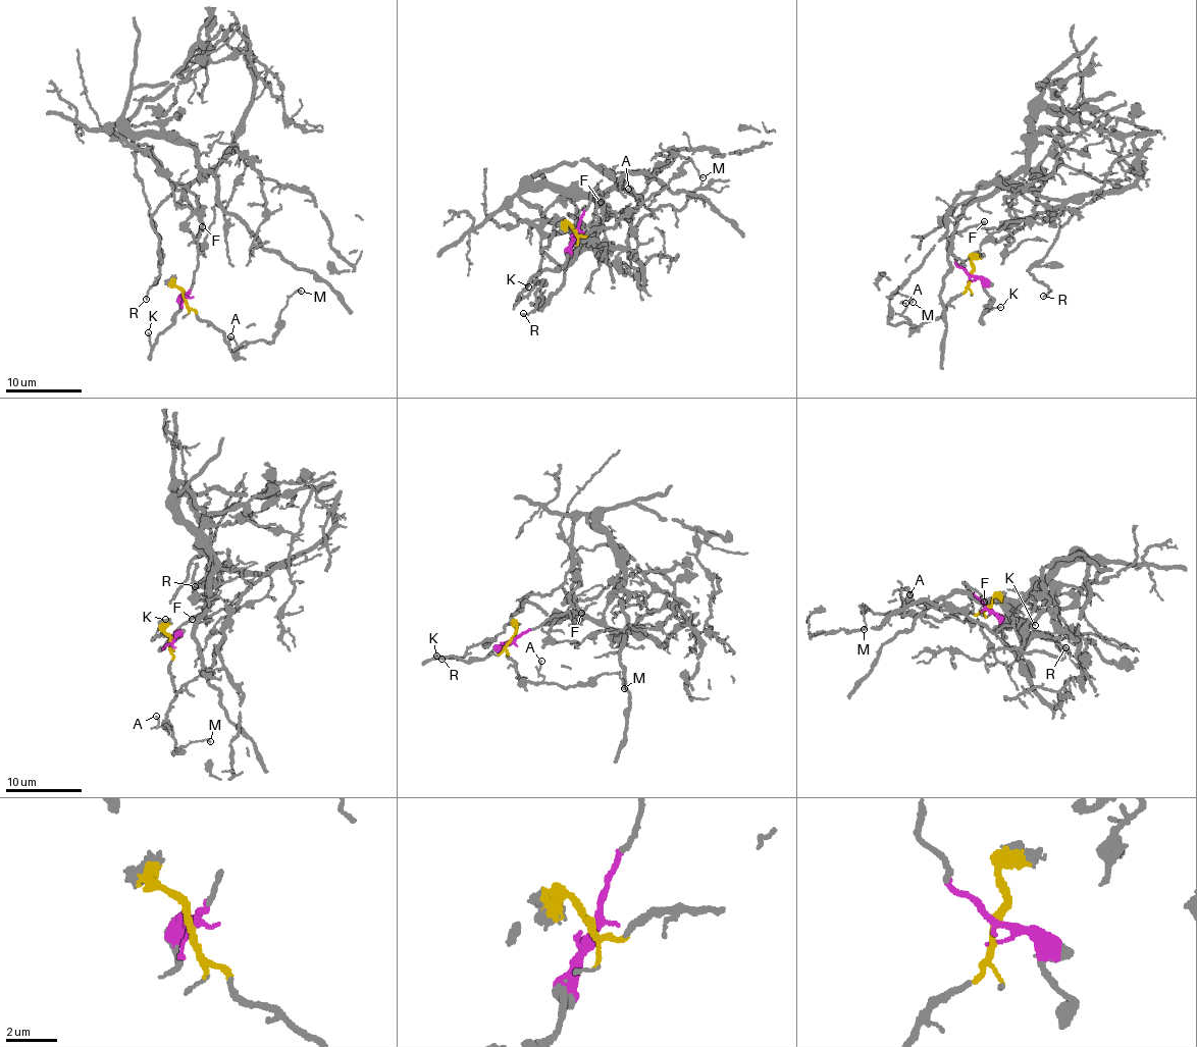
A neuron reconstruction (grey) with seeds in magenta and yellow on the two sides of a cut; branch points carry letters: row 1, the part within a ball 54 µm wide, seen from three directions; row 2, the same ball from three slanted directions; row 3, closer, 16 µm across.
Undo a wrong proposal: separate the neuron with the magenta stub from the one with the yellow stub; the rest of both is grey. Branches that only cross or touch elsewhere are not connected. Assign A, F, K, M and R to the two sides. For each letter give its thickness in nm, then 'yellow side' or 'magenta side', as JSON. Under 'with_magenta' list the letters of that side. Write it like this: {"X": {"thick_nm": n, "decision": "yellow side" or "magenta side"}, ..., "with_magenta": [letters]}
{"A": {"thick_nm": 110, "decision": "yellow side"}, "F": {"thick_nm": 180, "decision": "magenta side"}, "K": {"thick_nm": 120, "decision": "magenta side"}, "M": {"thick_nm": 120, "decision": "yellow side"}, "R": {"thick_nm": 150, "decision": "magenta side"}, "with_magenta": ["F", "K", "R"]}

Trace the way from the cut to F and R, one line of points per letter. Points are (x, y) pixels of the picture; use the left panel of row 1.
F: (186, 296), (195, 279), (198, 239), (203, 225)
R: (186, 296), (203, 223), (197, 200), (169, 180), (147, 144), (135, 157), (162, 255), (147, 299)

